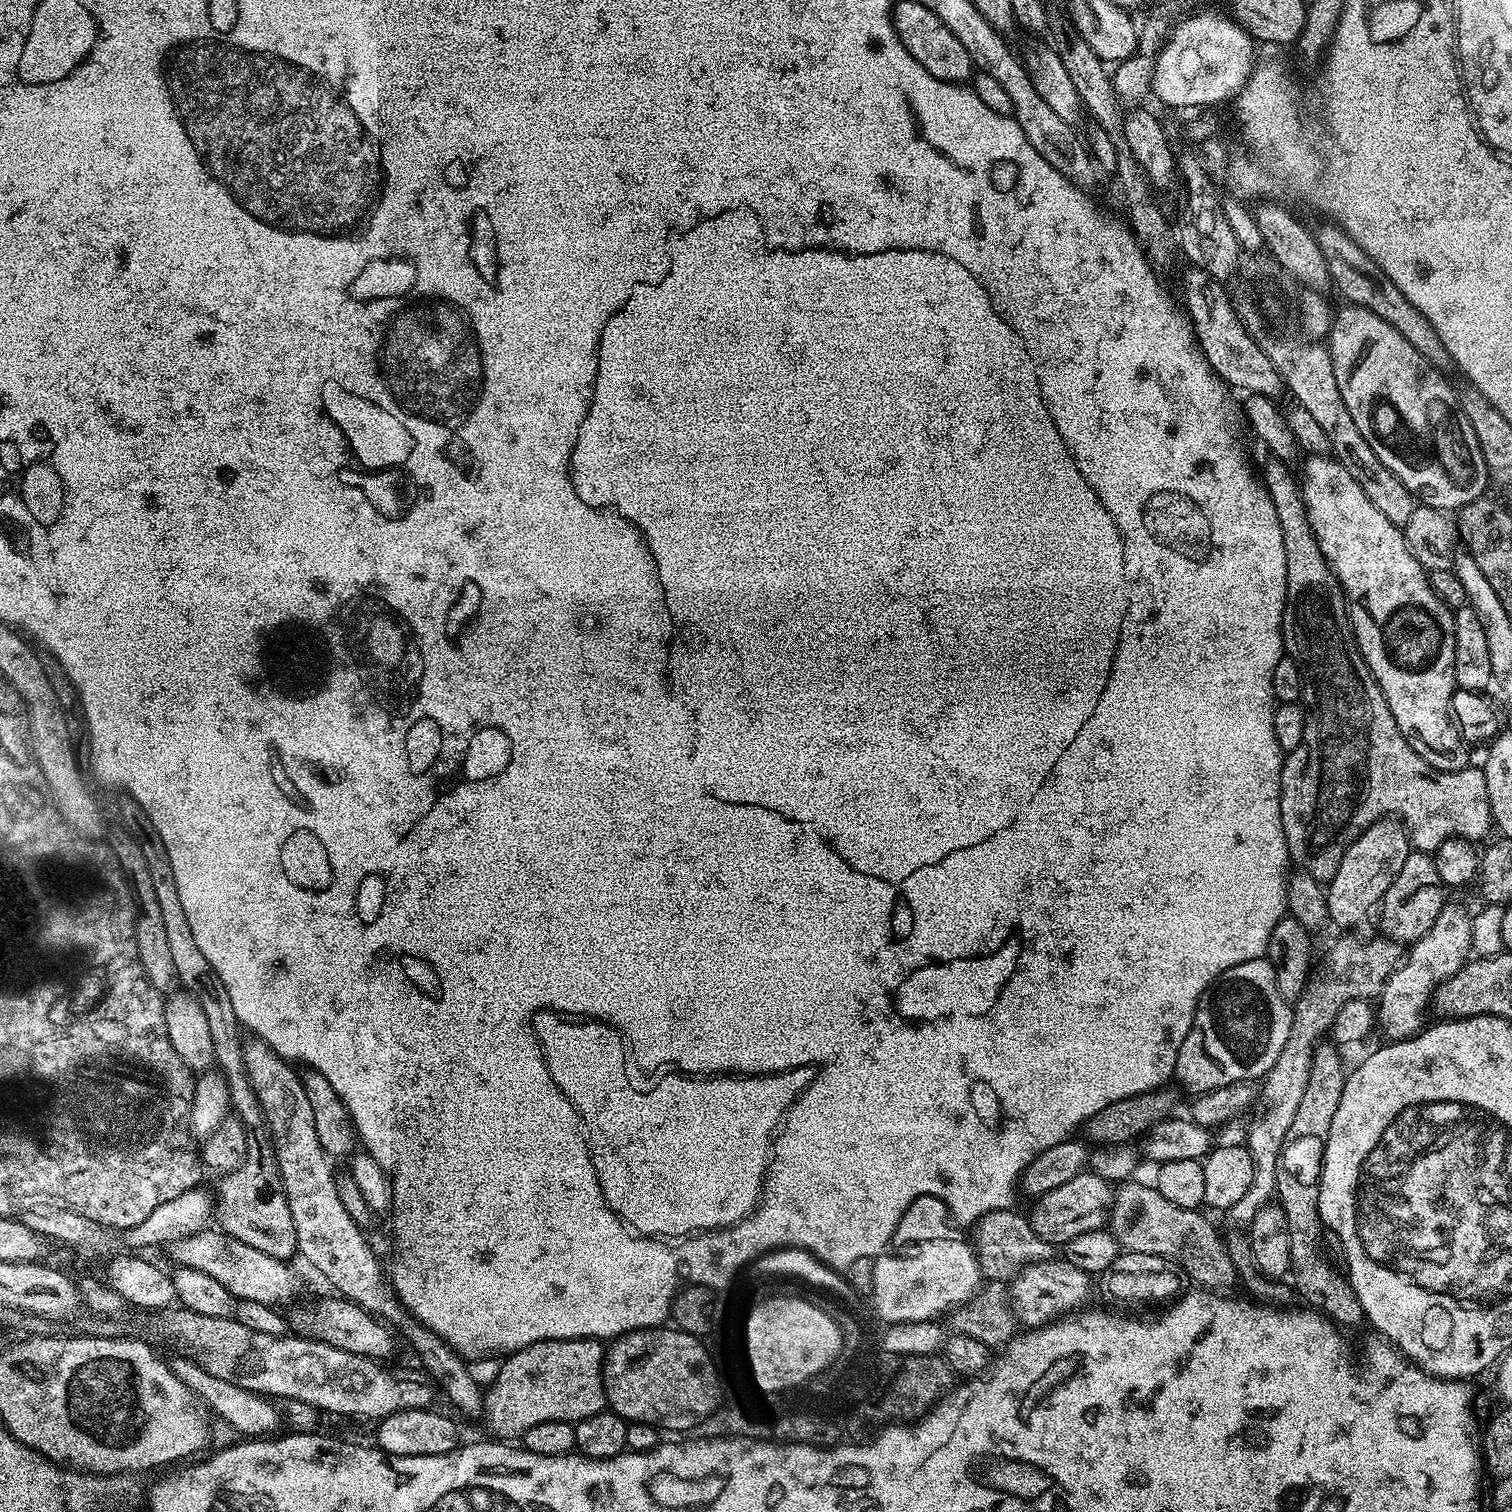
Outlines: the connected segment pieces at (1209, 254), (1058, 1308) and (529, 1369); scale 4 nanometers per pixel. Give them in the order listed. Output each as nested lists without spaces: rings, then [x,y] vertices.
[[[1187,180],[1180,188],[1180,217],[1174,220],[1174,232],[1178,237],[1178,248],[1189,265],[1206,270],[1214,279],[1227,281],[1228,274],[1237,269],[1242,249],[1236,240],[1230,222],[1226,222],[1224,209],[1218,192],[1208,192],[1204,180]]]
[[[1067,1258],[1044,1260],[1024,1268],[1014,1281],[1014,1307],[1019,1323],[1028,1330],[1046,1328],[1083,1309],[1092,1292],[1092,1280],[1089,1273],[1078,1270],[1078,1266],[1071,1264]]]
[[[589,1338],[587,1340],[534,1340],[530,1346],[515,1349],[511,1354],[503,1357],[504,1365],[496,1372],[496,1381],[492,1385],[487,1386],[486,1395],[484,1396],[484,1411],[486,1413],[486,1421],[497,1432],[497,1437],[512,1438],[508,1436],[523,1437],[526,1430],[530,1430],[530,1426],[538,1426],[538,1422],[550,1422],[551,1420],[567,1420],[575,1422],[585,1420],[594,1414],[605,1411],[608,1408],[608,1399],[606,1398],[606,1390],[604,1389],[604,1358],[606,1355],[605,1345],[599,1344],[599,1339]]]

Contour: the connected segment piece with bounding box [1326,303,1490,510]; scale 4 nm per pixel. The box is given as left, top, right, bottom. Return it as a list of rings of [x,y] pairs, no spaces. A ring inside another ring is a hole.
[[[1345,303],[1343,307],[1335,309],[1326,345],[1332,359],[1332,378],[1338,382],[1342,402],[1346,402],[1350,418],[1354,418],[1354,426],[1358,426],[1358,434],[1366,438],[1370,450],[1374,450],[1382,466],[1390,469],[1421,505],[1441,510],[1459,510],[1481,499],[1490,483],[1488,467],[1482,458],[1478,438],[1474,438],[1474,426],[1470,426],[1470,418],[1466,418],[1460,408],[1457,389],[1452,389],[1443,376],[1445,373],[1418,354],[1418,350],[1414,350],[1414,346],[1410,346],[1410,342],[1406,342],[1406,338],[1402,338],[1394,326],[1390,326],[1390,322],[1382,322],[1378,314],[1357,304]],[[1360,400],[1372,401],[1360,408]],[[1376,400],[1385,400],[1400,415],[1404,424],[1396,424],[1393,428],[1388,424],[1380,424],[1380,404]]]

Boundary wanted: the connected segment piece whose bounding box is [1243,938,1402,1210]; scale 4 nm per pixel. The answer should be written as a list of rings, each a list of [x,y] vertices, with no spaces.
[[[1387,938],[1379,939],[1368,940],[1365,944],[1360,940],[1338,941],[1328,956],[1328,969],[1325,970],[1324,977],[1309,983],[1300,999],[1295,1001],[1290,1038],[1286,1038],[1286,1046],[1282,1046],[1278,1062],[1274,1062],[1258,1088],[1258,1100],[1261,1105],[1264,1103],[1264,1109],[1253,1118],[1252,1125],[1248,1128],[1246,1147],[1256,1169],[1253,1184],[1243,1199],[1245,1205],[1249,1204],[1249,1209],[1262,1208],[1269,1203],[1280,1163],[1282,1142],[1286,1138],[1286,1130],[1290,1130],[1290,1125],[1294,1123],[1298,1106],[1302,1106],[1302,1094],[1306,1091],[1306,1082],[1310,1082],[1312,1054],[1318,1047],[1321,1039],[1319,1036],[1331,1029],[1338,1010],[1342,1010],[1346,1002],[1379,997],[1389,974],[1401,963],[1401,945]]]

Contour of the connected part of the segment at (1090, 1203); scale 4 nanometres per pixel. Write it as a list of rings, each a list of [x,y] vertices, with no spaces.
[[[1091,1170],[1078,1174],[1078,1178],[1070,1178],[1058,1190],[1050,1190],[1035,1201],[1030,1211],[1032,1229],[1038,1238],[1053,1246],[1067,1246],[1078,1234],[1086,1234],[1086,1230],[1098,1230],[1109,1223],[1113,1211],[1114,1188],[1109,1181],[1103,1180]]]

